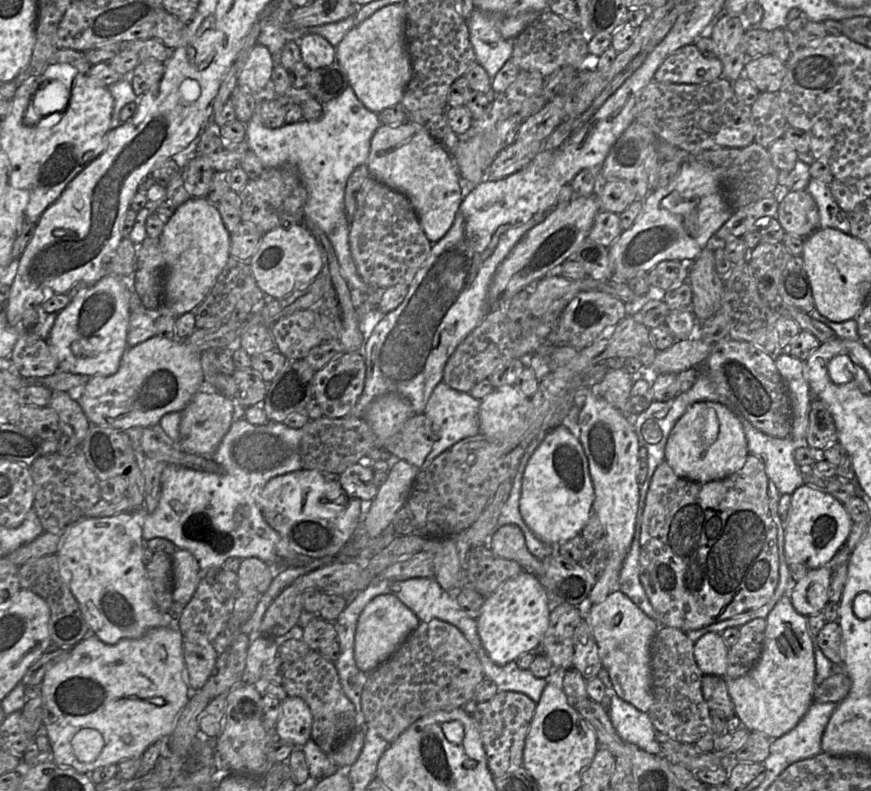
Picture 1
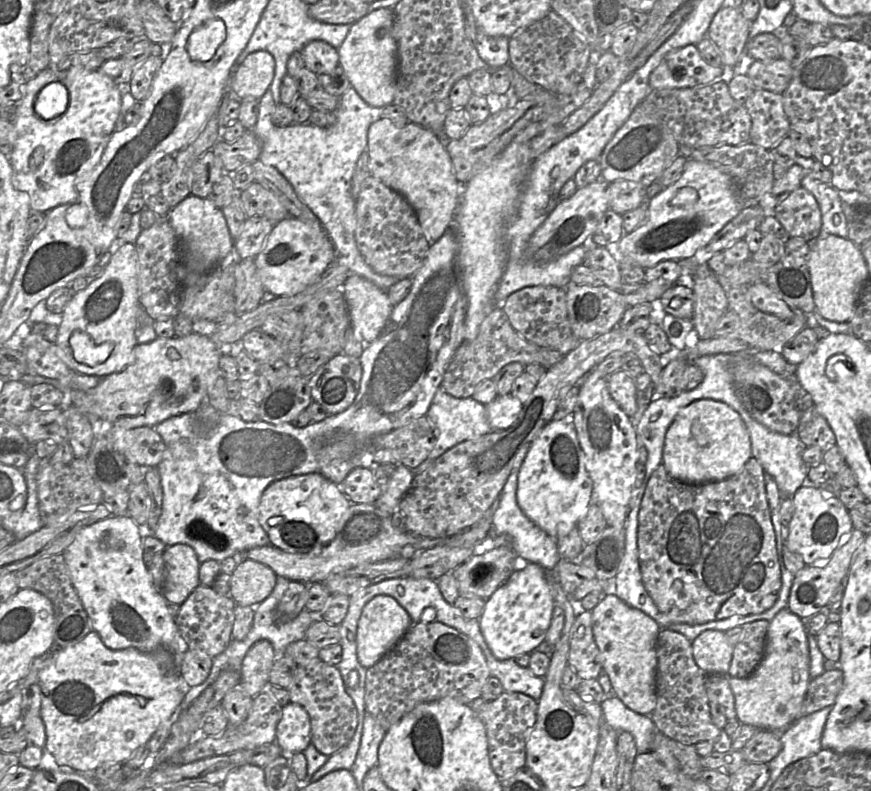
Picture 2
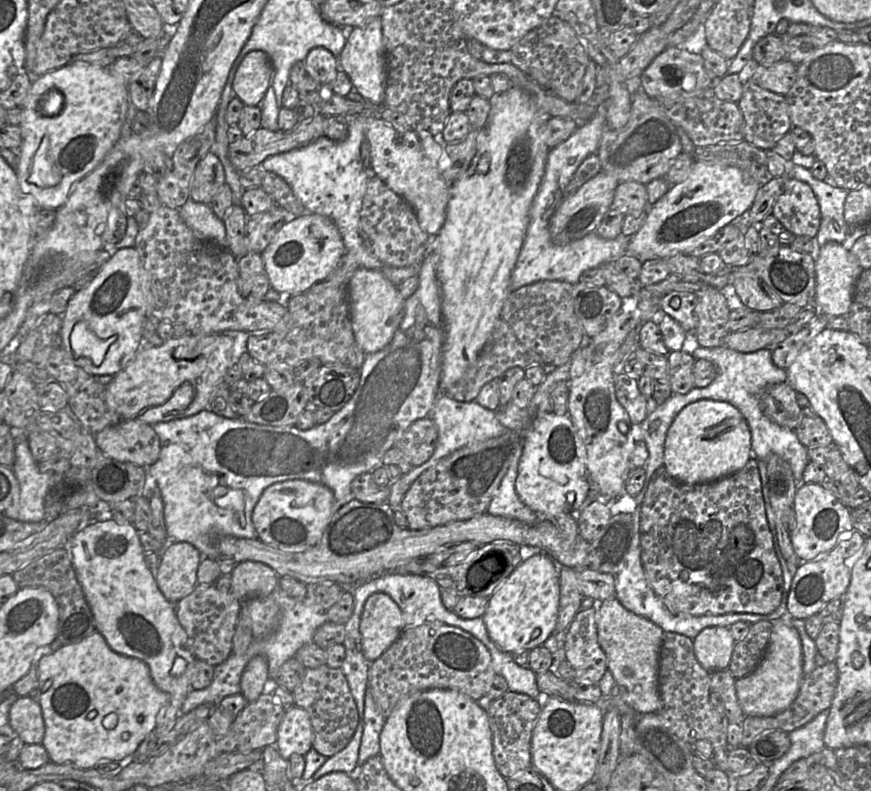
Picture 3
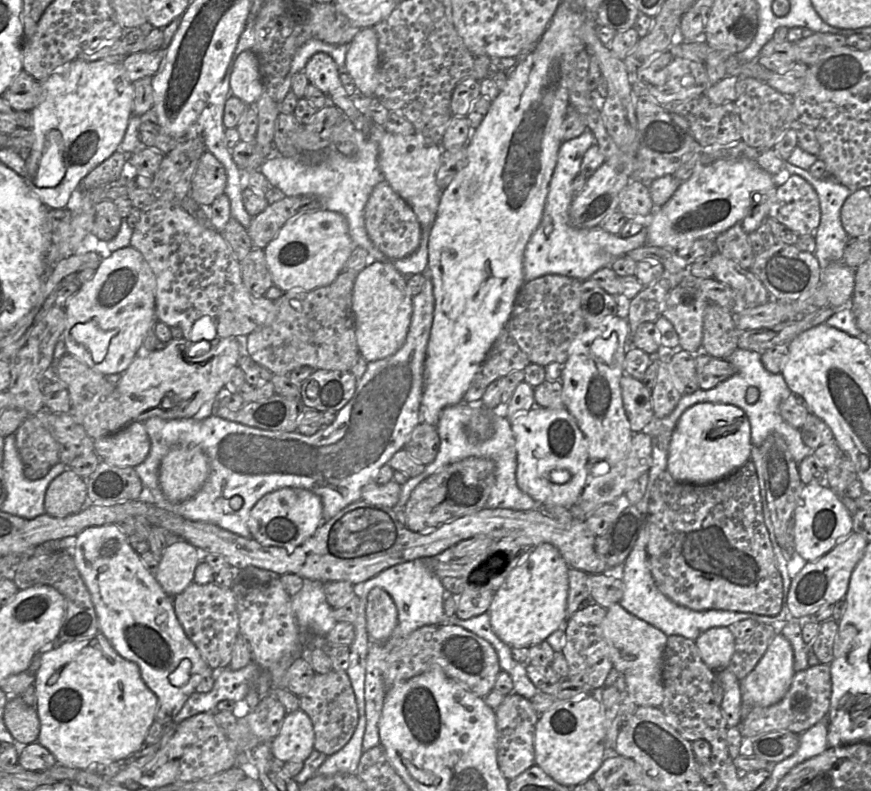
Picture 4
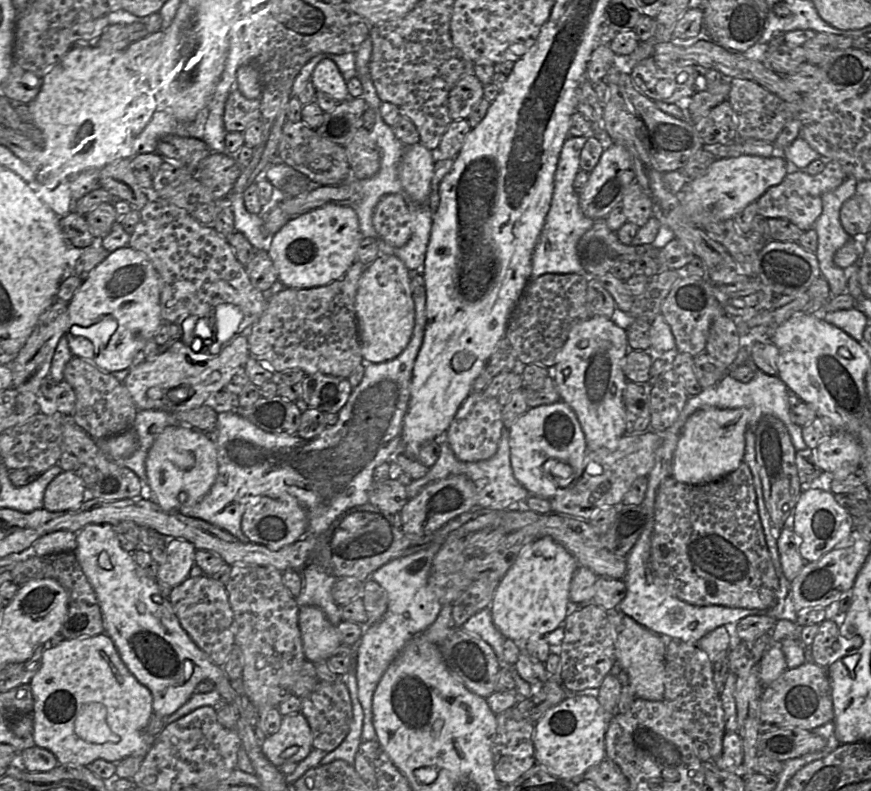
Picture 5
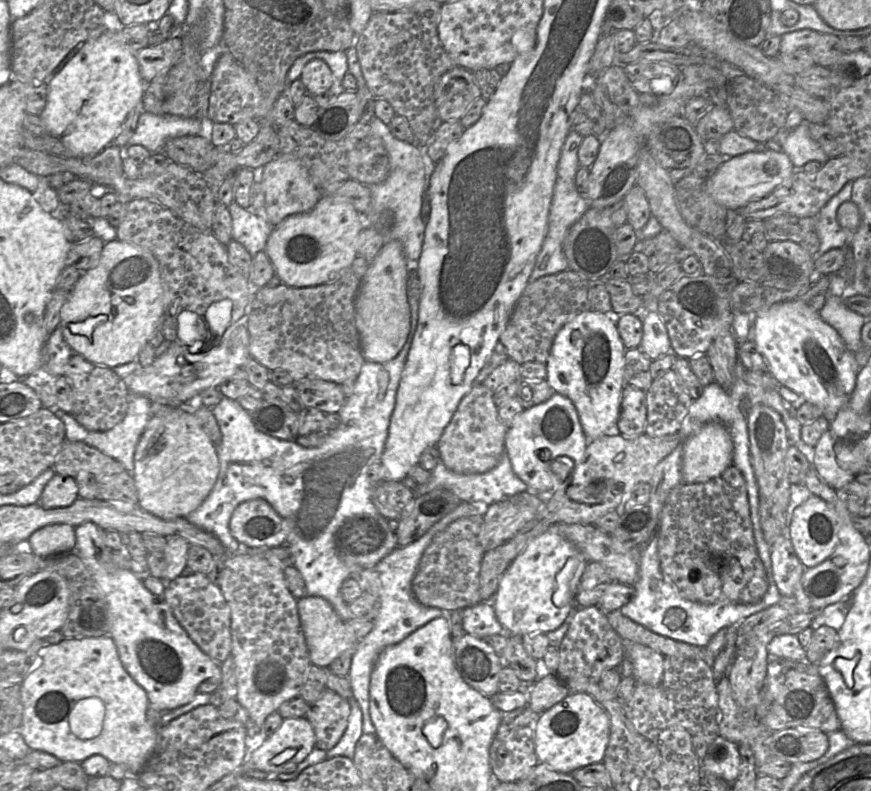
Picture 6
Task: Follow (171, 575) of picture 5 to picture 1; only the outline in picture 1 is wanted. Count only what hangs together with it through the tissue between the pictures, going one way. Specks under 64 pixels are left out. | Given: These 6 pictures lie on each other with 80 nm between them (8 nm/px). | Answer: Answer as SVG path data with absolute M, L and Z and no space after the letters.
M177 549L172 558L173 601L186 605L192 598L201 578L196 558L185 549Z

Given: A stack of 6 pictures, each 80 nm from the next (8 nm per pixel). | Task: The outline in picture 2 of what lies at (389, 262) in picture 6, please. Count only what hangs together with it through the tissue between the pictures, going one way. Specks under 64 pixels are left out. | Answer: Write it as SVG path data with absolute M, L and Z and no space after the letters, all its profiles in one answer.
M350 274L343 293L355 334L365 345L373 342L385 328L394 308L386 290L360 275Z

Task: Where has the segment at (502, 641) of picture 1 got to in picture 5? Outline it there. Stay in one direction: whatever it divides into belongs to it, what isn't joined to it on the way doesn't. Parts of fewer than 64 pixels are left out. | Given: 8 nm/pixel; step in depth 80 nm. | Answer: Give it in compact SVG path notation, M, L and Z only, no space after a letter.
M550 536L528 545L500 580L490 605L493 623L502 635L513 641L527 641L561 626L567 617L571 582L578 568L574 556Z

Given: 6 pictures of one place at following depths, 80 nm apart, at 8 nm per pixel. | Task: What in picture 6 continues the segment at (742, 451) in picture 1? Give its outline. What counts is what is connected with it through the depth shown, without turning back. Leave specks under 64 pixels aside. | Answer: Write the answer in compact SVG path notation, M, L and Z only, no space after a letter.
M719 422L704 425L684 441L682 481L707 482L721 475L733 461L733 441L729 430Z

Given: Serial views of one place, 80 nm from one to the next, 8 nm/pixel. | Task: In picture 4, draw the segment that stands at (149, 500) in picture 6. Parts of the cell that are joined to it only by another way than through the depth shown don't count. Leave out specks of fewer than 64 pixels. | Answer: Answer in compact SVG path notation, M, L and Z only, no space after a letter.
M174 447L161 461L159 484L168 501L181 503L197 494L209 472L208 458L199 447Z

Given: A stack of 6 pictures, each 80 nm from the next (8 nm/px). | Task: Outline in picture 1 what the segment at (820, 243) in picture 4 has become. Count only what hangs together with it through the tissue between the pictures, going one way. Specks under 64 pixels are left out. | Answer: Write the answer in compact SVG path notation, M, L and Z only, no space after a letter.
M811 178L806 191L817 204L820 228L834 228L846 234L850 232L848 215L834 200L829 184Z

